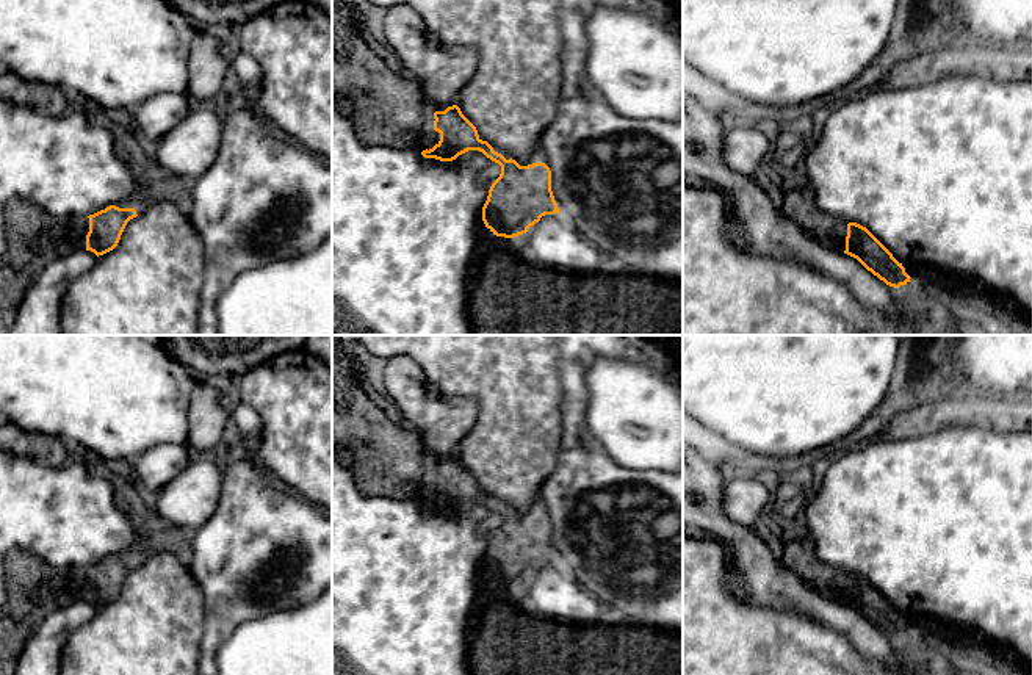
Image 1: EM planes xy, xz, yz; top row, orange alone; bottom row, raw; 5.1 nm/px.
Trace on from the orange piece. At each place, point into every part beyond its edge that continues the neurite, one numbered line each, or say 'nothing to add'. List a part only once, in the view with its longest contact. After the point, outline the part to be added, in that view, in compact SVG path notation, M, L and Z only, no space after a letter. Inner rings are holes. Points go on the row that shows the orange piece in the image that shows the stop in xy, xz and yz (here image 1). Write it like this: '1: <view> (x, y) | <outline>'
1: xz (389, 110) | M332 0L332 105L346 110L354 122L357 138L370 147L413 147L420 153L432 149L440 141L440 133L434 130L434 113L445 111L435 106L409 75L393 72L366 44L362 36L354 11L348 0Z

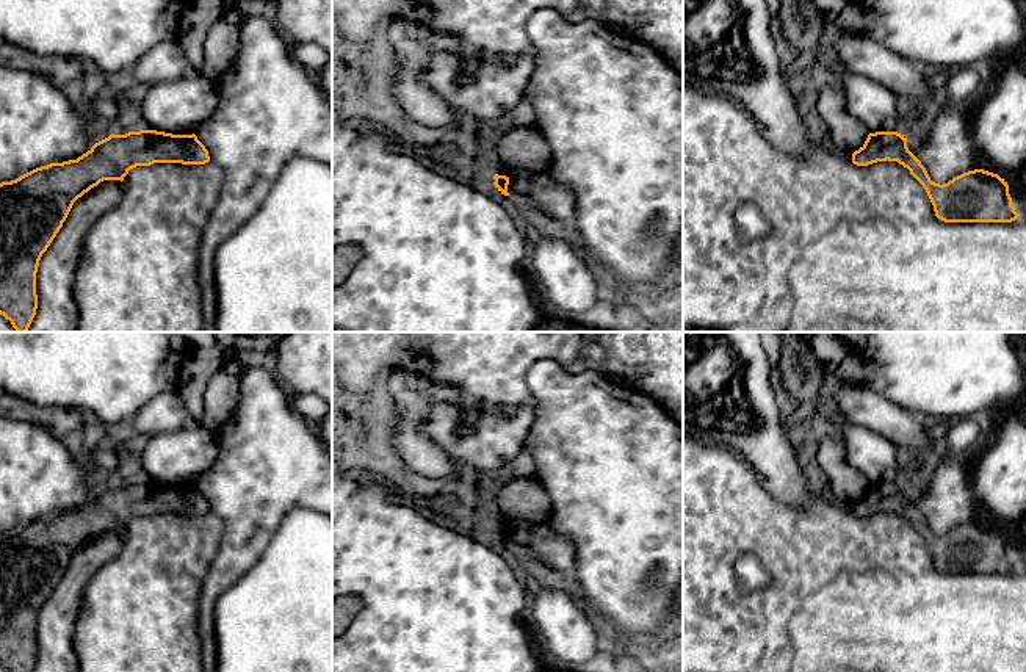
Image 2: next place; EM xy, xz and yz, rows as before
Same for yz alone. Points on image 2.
nothing to add

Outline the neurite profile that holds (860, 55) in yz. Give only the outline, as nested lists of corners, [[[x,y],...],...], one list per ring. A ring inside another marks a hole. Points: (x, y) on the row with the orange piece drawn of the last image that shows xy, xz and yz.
[[[841,31],[840,38],[825,47],[838,55],[843,72],[866,77],[907,97],[916,110],[930,110],[938,100],[938,80],[930,69],[869,38]]]

